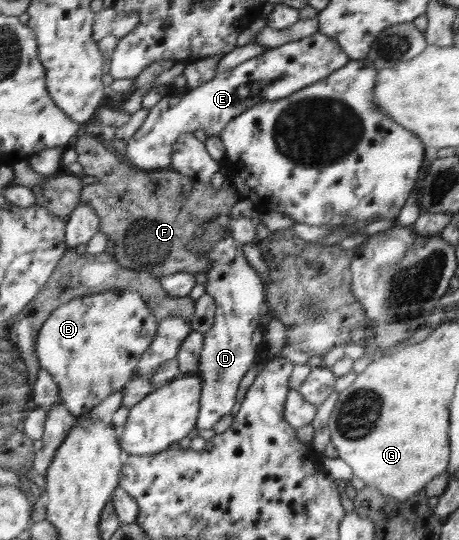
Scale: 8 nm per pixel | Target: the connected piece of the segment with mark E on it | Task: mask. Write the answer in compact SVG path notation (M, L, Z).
M319 31L304 39L292 41L228 68L196 89L179 95L170 94L150 109L139 131L128 141L127 157L134 167L143 171L171 170L176 143L187 134L204 131L206 136L220 136L236 117L264 101L283 100L317 81L325 80L337 69L344 68L352 58L334 37Z

